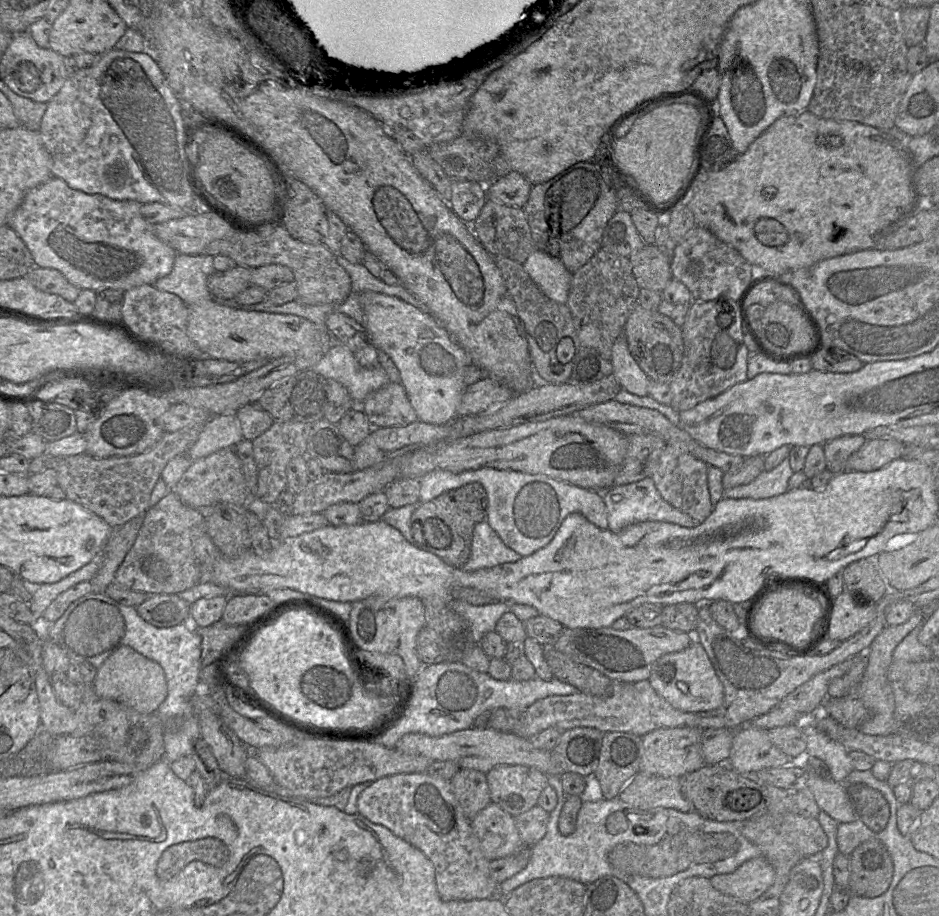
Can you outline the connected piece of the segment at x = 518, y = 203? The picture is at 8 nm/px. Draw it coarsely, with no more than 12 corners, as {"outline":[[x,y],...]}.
{"outline":[[520,173],[484,184],[486,199],[523,208],[533,185]]}

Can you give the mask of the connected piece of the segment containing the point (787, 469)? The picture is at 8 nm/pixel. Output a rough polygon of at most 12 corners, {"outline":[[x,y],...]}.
{"outline":[[789,460],[748,484],[723,490],[723,498],[767,499],[789,490]]}

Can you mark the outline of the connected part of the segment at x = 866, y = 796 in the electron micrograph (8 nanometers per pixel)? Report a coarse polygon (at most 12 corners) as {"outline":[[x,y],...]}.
{"outline":[[846,786],[857,818],[876,834],[890,817],[884,796]]}

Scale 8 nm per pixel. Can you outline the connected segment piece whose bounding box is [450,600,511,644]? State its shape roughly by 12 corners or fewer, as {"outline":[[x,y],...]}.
{"outline":[[452,600],[450,608],[466,620],[474,641],[495,630],[510,603],[473,605]]}

